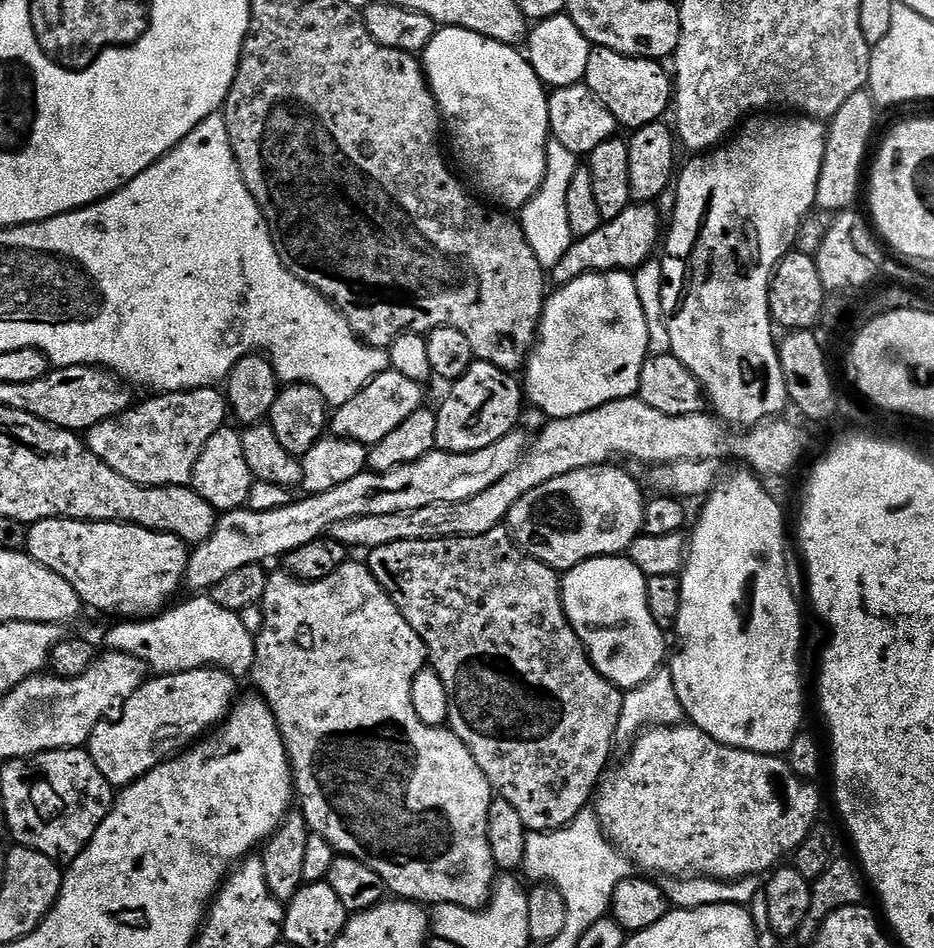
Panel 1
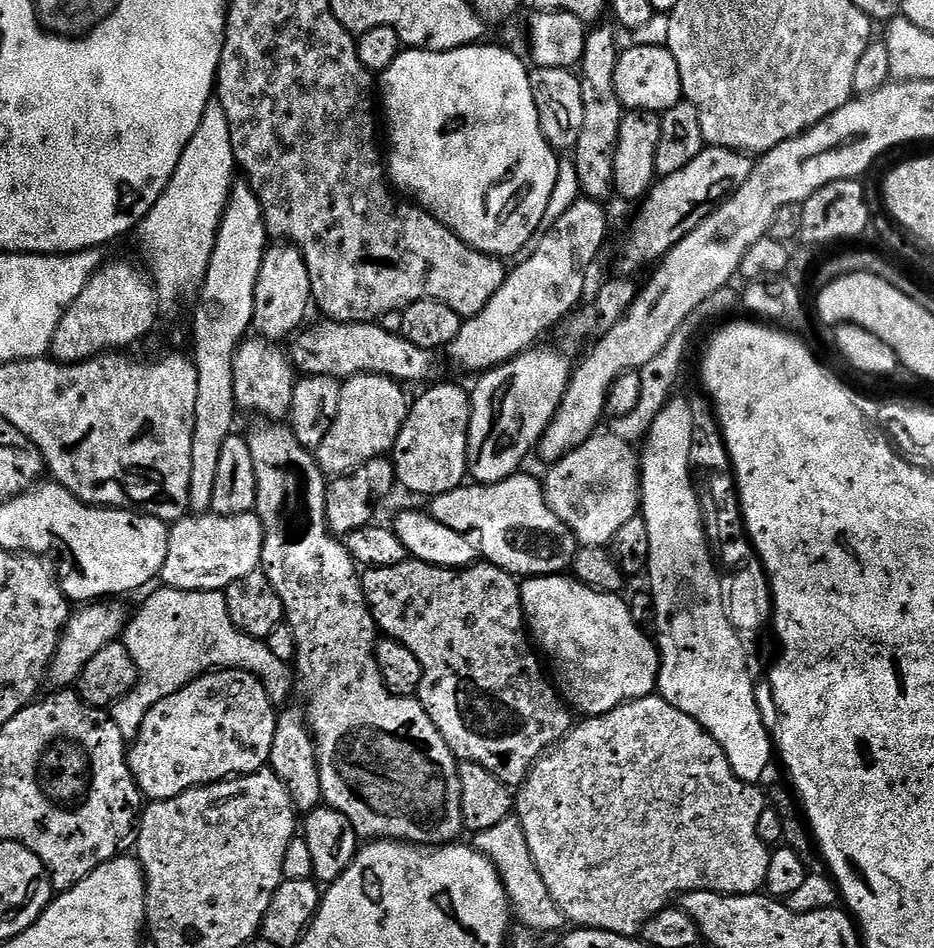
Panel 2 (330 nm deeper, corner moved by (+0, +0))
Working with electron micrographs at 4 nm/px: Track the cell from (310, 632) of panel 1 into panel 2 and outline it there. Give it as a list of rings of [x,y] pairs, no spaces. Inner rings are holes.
[[[260,422],[257,424],[260,425],[252,433],[247,433],[246,439],[250,446],[250,458],[254,458],[254,474],[258,486],[258,498],[254,511],[264,524],[264,545],[262,546],[260,568],[266,574],[266,578],[270,578],[270,586],[274,586],[274,590],[278,590],[278,598],[282,598],[282,606],[284,607],[284,619],[288,627],[292,629],[296,639],[295,691],[304,695],[305,702],[303,701],[303,703],[306,705],[308,727],[312,729],[312,739],[316,742],[316,765],[320,771],[323,803],[329,808],[338,810],[338,814],[346,814],[346,818],[350,818],[350,826],[354,826],[356,835],[360,838],[399,840],[417,846],[439,846],[459,841],[461,839],[460,832],[465,831],[464,819],[462,818],[460,764],[456,755],[450,750],[450,746],[446,746],[438,726],[434,726],[430,714],[426,714],[426,710],[421,706],[419,699],[392,696],[388,687],[384,685],[384,679],[376,661],[378,629],[376,619],[372,617],[372,611],[366,602],[364,581],[358,571],[356,561],[348,552],[347,543],[341,542],[333,536],[332,531],[328,528],[326,494],[328,493],[329,481],[326,479],[324,471],[316,465],[315,455],[300,445],[298,438],[294,438],[291,427],[287,423]]]

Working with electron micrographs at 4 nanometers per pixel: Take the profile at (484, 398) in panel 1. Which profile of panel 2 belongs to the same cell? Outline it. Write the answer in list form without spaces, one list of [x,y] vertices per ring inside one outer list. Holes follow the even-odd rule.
[[[456,384],[425,387],[417,400],[411,401],[408,417],[392,447],[390,459],[396,467],[396,482],[416,496],[441,496],[465,483],[468,471],[468,431],[472,413],[469,389]]]

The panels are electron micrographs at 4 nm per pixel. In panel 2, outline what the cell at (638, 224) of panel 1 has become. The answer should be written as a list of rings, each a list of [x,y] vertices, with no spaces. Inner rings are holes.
[[[705,146],[690,166],[678,170],[678,174],[659,177],[639,205],[640,213],[632,224],[628,245],[620,252],[620,268],[624,271],[621,273],[636,274],[632,272],[663,260],[670,249],[678,246],[678,242],[694,230],[694,226],[701,224],[715,208],[739,190],[742,182],[750,178],[753,163],[751,155],[729,148]]]

